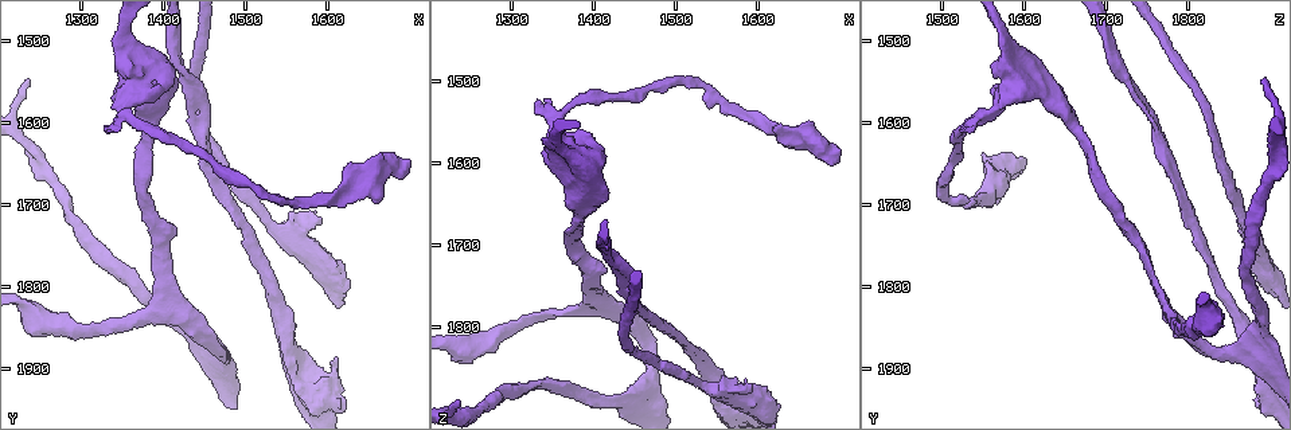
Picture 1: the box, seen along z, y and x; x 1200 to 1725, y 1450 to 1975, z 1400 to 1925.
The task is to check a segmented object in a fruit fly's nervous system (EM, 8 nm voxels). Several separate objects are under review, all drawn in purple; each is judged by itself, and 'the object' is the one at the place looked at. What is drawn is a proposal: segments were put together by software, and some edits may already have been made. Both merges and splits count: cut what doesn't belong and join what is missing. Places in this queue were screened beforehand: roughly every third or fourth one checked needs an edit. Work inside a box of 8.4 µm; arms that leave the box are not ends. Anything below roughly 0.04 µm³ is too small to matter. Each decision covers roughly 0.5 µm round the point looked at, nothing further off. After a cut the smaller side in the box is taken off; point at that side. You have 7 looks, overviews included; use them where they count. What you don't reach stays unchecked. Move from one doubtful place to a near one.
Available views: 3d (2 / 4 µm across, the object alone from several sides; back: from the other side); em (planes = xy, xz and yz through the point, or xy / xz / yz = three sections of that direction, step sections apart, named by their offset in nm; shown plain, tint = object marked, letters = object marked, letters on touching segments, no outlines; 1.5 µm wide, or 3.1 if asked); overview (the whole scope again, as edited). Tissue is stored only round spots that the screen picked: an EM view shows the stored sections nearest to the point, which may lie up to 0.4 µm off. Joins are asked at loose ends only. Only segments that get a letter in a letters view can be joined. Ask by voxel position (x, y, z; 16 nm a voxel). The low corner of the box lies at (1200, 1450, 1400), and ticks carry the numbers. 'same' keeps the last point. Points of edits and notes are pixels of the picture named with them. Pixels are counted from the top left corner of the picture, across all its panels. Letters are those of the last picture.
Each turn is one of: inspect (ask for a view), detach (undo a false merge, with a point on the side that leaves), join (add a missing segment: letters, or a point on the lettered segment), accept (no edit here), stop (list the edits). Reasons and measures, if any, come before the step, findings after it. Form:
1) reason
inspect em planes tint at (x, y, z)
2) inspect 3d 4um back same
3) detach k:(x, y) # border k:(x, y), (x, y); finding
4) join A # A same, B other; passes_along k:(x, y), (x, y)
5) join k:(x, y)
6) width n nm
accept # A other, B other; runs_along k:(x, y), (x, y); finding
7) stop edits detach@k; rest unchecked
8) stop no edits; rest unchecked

sudden change in width
inspect 3d 2um at (1380, 1635, 1675)

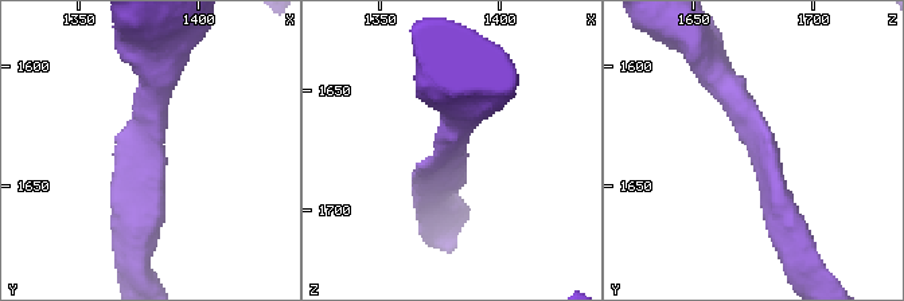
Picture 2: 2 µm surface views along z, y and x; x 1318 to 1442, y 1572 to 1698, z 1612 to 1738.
shape alone is not enough
inspect em 3.1um xz step 16 letters at (1379, 1634, 1677)

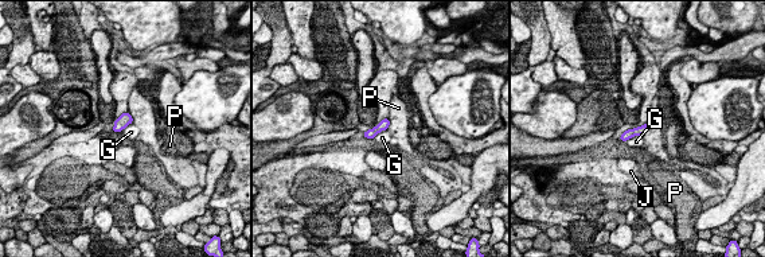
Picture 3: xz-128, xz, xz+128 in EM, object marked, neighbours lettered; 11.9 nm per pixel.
inspect em 3.1um planes letters same

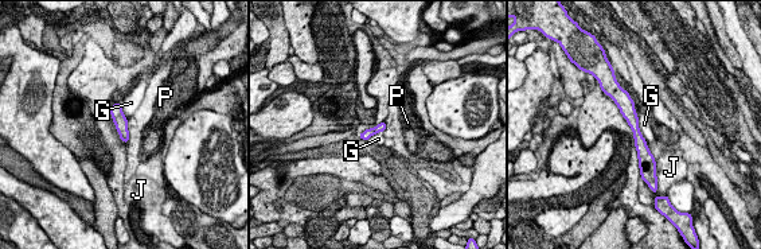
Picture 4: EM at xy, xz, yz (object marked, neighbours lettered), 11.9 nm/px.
accept # G other, J other, P other; border 4:(633, 105), (639, 131), (647, 141); all the same neuron

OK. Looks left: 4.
branch stops here
inspect em xz step 4 letters at (1340, 1610, 1520)

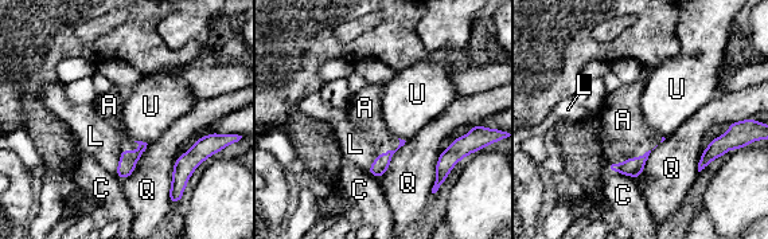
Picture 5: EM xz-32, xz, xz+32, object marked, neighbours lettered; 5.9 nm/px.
join A # A same, C other, L other, Q other, U other; passes_along 5:(381, 163), (390, 151), (367, 116); the neuron continues

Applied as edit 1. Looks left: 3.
stop edits join@5; rest unchecked

